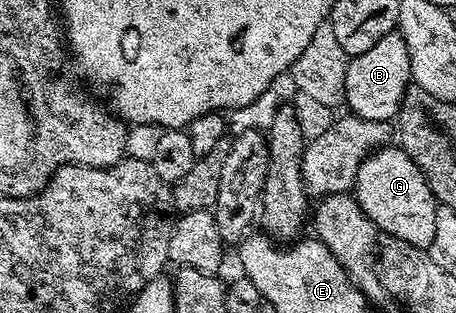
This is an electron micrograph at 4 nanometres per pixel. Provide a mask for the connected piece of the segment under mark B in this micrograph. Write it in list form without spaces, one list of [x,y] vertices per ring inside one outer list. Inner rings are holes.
[[[399,30],[391,31],[382,41],[377,41],[366,53],[351,56],[346,69],[346,93],[344,103],[351,114],[383,123],[395,120],[400,111],[400,102],[407,93],[412,70],[408,64],[406,41]]]

